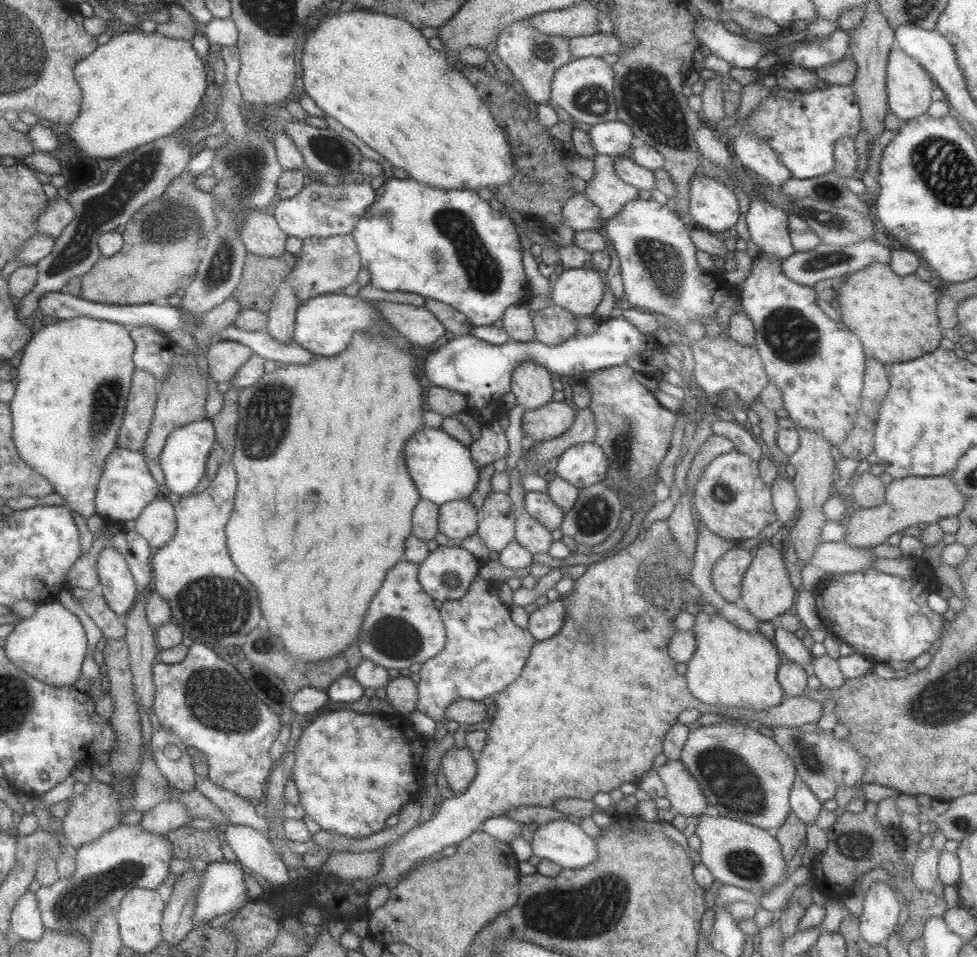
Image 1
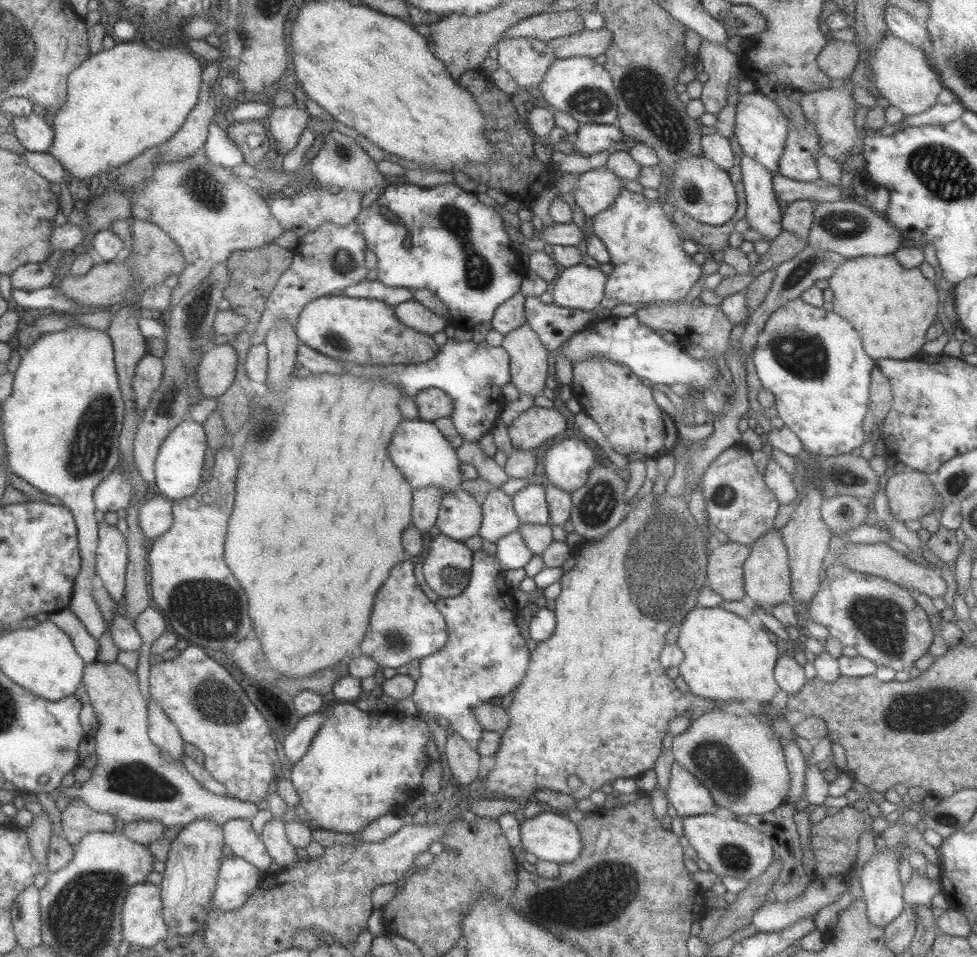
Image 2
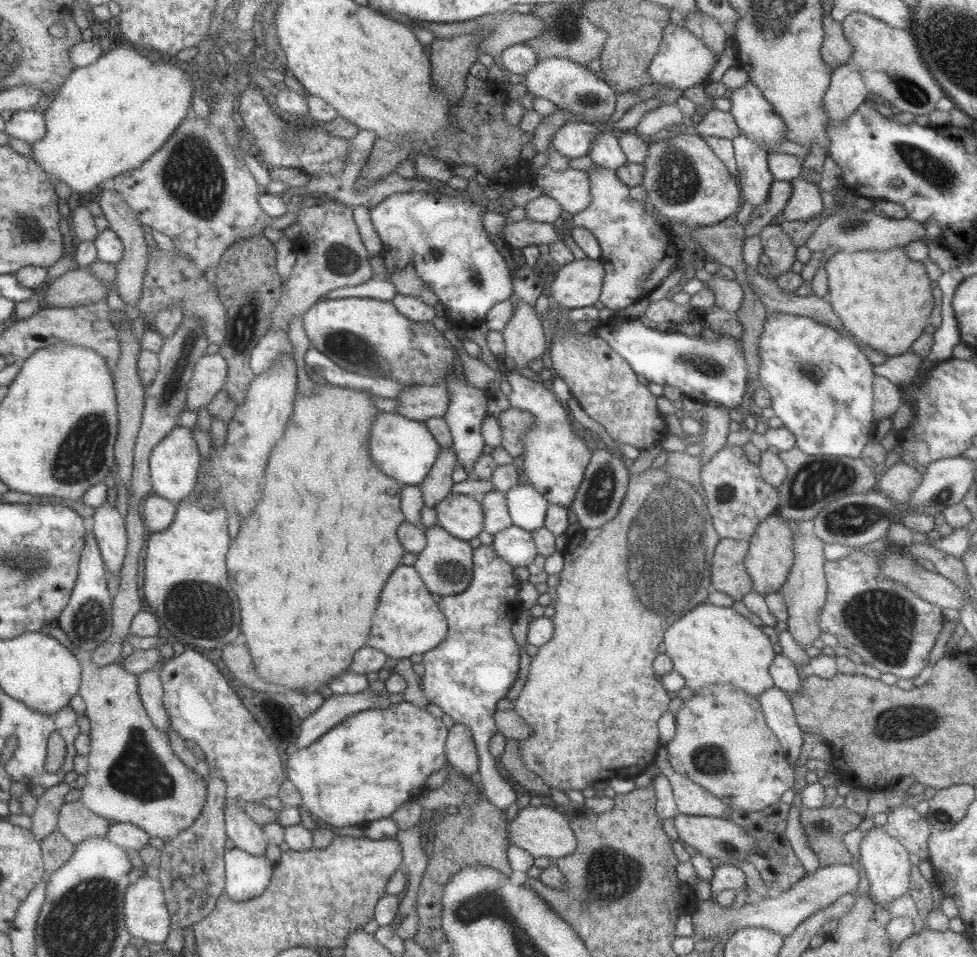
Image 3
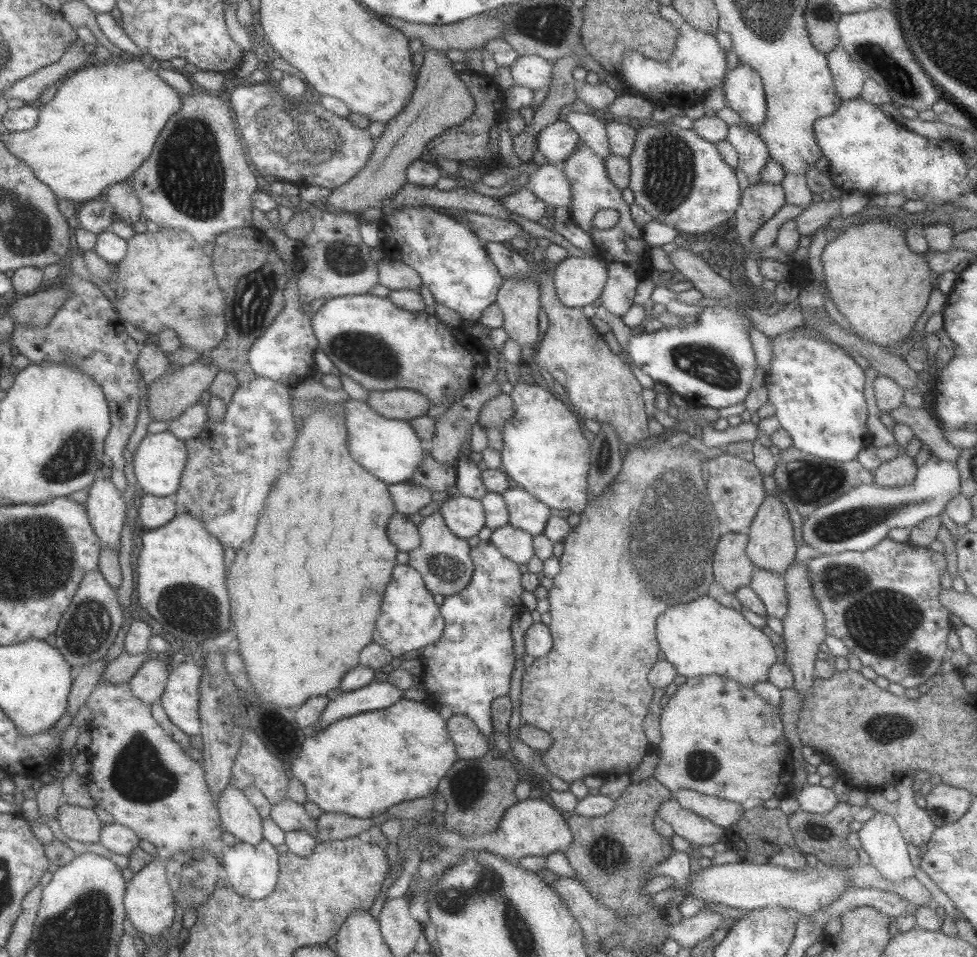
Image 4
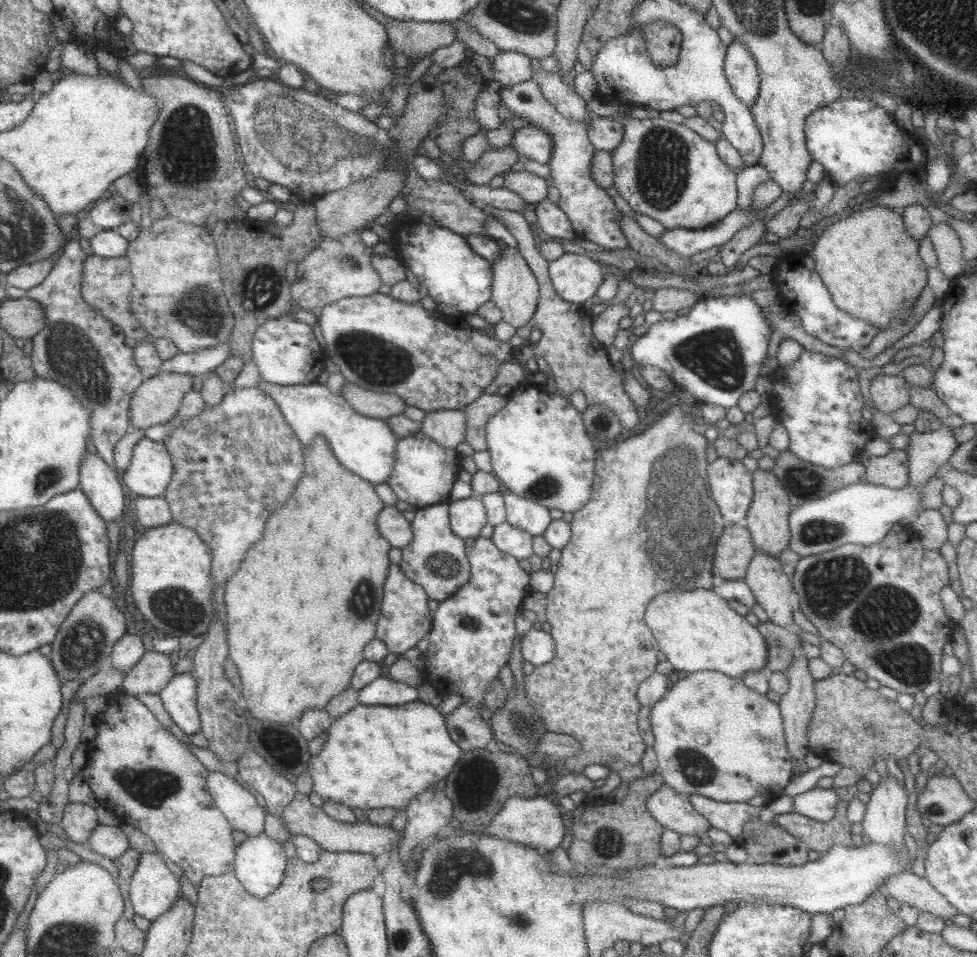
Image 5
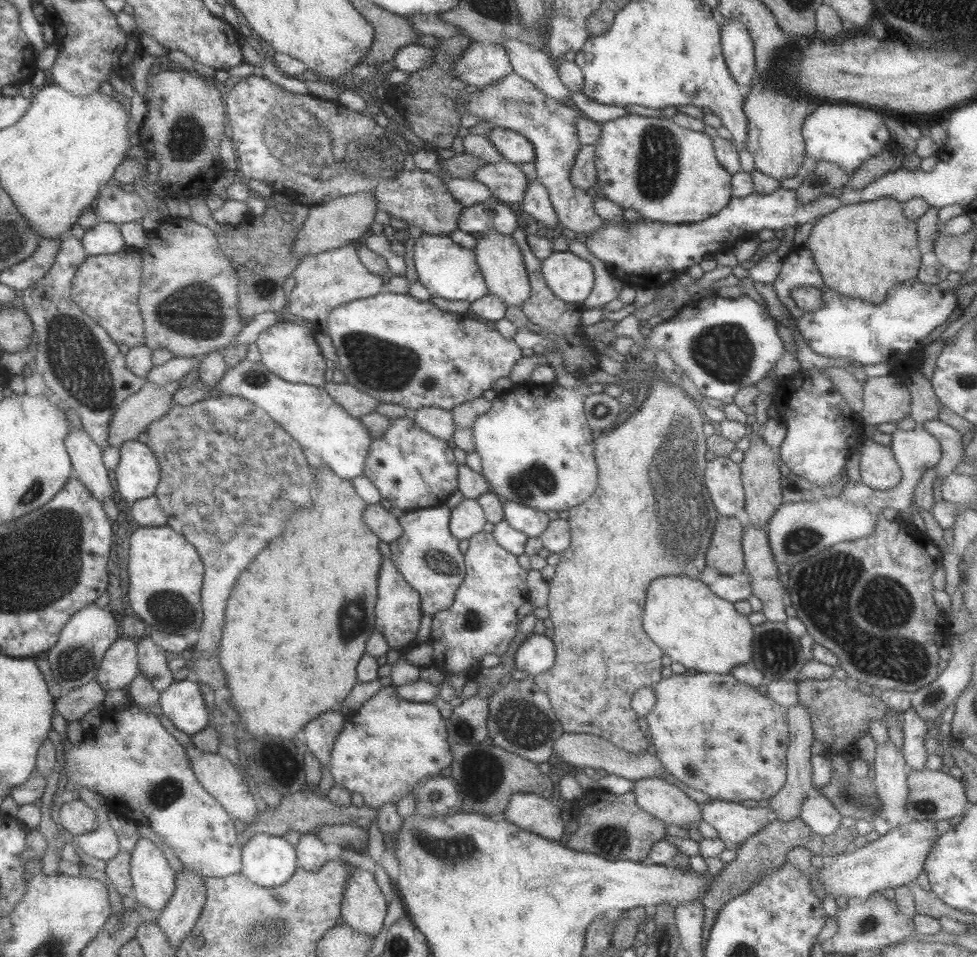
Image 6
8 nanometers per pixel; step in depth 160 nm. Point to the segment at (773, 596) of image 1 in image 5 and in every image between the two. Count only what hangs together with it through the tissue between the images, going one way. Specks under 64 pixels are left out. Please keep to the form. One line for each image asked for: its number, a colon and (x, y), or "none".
2: (767, 574)
3: (770, 556)
4: (771, 546)
5: (768, 517)

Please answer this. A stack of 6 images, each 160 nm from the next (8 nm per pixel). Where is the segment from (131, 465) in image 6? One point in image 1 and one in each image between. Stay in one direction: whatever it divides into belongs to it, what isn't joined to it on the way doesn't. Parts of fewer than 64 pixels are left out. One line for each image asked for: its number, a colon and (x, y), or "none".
1: (183, 459)
2: (179, 466)
3: (174, 462)
4: (159, 460)
5: (151, 467)

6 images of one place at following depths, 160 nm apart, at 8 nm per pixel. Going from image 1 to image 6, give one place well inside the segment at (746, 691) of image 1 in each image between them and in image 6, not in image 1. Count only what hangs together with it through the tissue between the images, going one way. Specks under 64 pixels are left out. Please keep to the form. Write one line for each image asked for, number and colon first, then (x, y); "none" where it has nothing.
2: (725, 658)
3: (711, 644)
4: (700, 638)
5: (697, 631)
6: (693, 626)

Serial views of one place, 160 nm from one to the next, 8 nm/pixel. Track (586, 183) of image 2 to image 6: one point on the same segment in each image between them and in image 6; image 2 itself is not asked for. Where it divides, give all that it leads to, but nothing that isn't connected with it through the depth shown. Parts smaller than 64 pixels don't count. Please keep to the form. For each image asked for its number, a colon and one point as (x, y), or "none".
3: (571, 188)
4: (548, 183)
5: (532, 188)
6: (505, 181)

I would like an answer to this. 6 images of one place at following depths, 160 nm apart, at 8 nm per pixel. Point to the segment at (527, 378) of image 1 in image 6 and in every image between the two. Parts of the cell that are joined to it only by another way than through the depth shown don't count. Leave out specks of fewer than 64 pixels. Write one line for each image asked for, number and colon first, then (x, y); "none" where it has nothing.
2: (530, 362)
3: (524, 337)
4: (519, 299)
5: (515, 289)
6: (498, 255)

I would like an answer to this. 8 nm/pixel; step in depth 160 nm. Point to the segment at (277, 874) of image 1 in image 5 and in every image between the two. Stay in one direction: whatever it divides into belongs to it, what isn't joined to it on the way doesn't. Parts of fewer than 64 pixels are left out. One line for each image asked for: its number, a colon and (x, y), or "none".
2: (239, 834)
3: (246, 833)
4: (240, 818)
5: (243, 809)

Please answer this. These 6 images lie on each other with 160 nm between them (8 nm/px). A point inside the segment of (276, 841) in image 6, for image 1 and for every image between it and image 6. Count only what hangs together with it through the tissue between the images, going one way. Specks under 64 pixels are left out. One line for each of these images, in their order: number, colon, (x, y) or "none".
1: (222, 890)
2: (237, 879)
3: (246, 876)
4: (253, 870)
5: (260, 864)

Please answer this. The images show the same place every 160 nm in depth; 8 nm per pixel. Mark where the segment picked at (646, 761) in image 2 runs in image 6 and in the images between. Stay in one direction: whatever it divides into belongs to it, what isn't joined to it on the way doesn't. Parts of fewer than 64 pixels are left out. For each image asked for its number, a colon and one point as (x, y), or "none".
3: (622, 585)
4: (654, 525)
5: (651, 499)
6: (651, 515)

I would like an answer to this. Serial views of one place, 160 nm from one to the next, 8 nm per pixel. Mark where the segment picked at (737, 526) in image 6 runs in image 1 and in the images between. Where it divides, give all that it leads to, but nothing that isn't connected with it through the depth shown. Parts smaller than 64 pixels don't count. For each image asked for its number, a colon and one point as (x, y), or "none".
1: (727, 574)
2: (725, 566)
3: (729, 575)
4: (732, 568)
5: (735, 549)

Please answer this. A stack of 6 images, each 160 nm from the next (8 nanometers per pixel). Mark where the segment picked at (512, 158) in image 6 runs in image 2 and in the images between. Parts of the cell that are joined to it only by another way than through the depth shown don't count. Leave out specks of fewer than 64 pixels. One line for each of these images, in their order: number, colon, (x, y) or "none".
2: (591, 139)
3: (573, 140)
4: (557, 141)
5: (530, 142)

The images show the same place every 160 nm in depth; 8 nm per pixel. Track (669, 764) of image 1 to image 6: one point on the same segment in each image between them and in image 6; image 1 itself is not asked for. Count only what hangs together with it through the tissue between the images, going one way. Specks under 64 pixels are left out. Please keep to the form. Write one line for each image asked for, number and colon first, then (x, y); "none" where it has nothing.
2: (686, 793)
3: (691, 799)
4: (724, 813)
5: (731, 817)
6: (734, 822)

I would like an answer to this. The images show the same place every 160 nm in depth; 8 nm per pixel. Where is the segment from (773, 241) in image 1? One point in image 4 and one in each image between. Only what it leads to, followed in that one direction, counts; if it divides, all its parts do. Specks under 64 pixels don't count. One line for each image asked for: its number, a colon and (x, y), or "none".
2: (763, 214)
3: (755, 180)
4: (753, 154)

